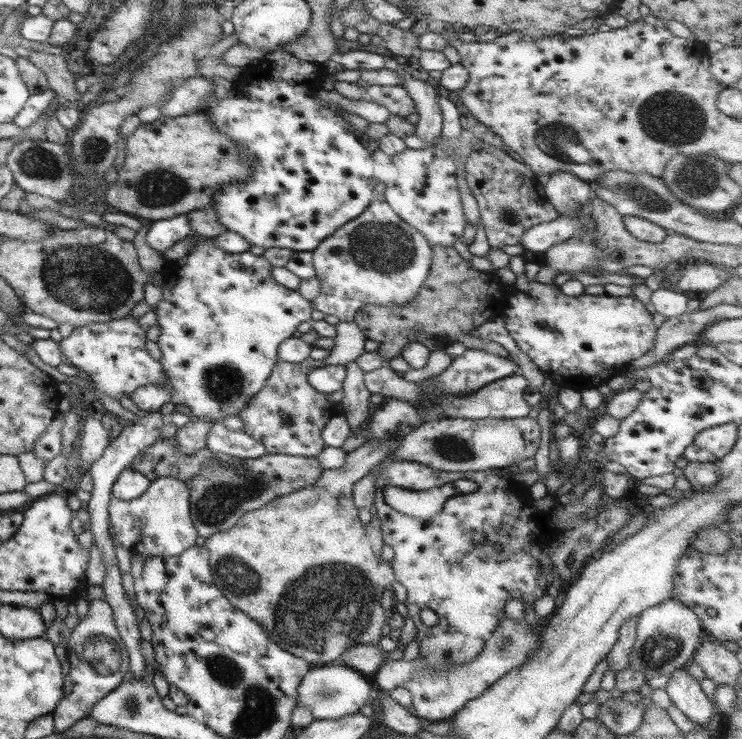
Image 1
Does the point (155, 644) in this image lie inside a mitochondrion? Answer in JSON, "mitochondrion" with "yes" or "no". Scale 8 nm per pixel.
{"mitochondrion":"no"}

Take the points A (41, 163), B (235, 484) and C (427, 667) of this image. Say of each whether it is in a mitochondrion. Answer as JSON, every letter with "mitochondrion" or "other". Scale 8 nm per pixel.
{"A":"mitochondrion","B":"mitochondrion","C":"other"}

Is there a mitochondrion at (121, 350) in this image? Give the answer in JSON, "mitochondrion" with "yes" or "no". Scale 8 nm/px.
{"mitochondrion":"no"}

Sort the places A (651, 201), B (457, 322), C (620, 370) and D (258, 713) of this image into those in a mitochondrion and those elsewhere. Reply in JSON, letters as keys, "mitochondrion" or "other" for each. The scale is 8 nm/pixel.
{"A":"mitochondrion","B":"other","C":"other","D":"mitochondrion"}

